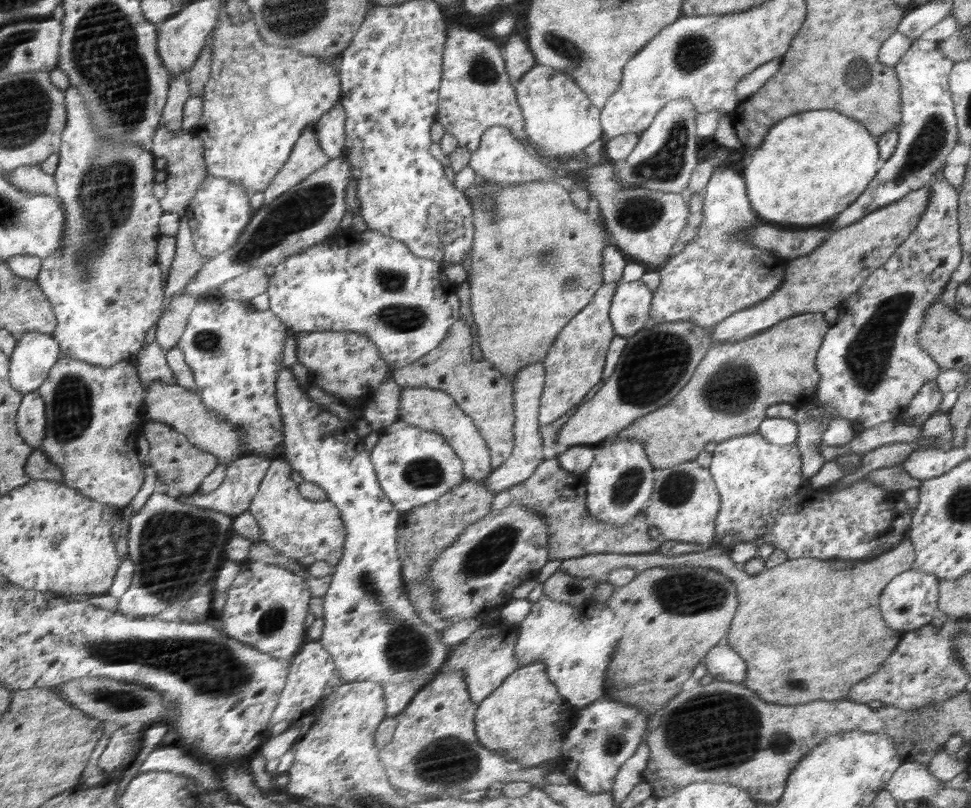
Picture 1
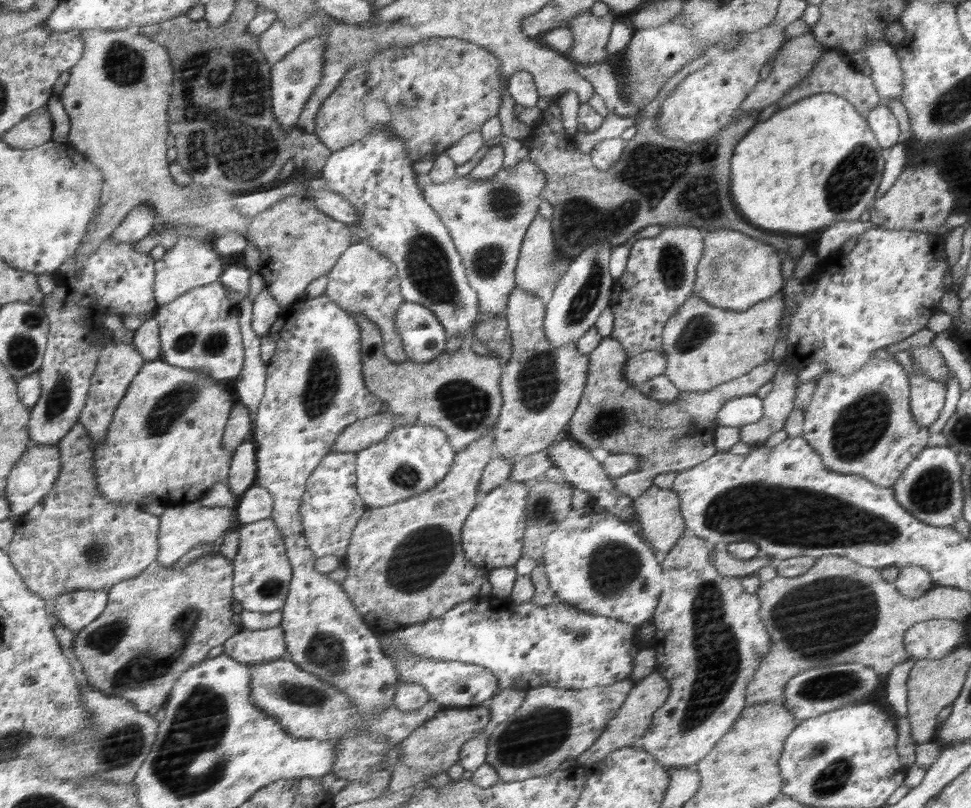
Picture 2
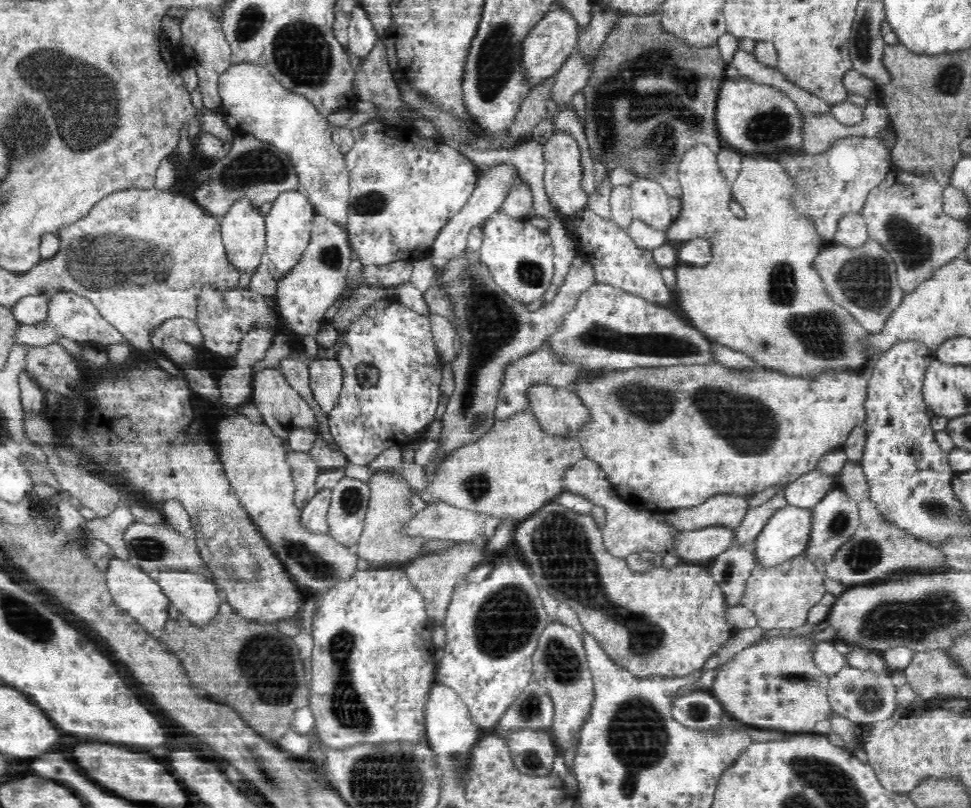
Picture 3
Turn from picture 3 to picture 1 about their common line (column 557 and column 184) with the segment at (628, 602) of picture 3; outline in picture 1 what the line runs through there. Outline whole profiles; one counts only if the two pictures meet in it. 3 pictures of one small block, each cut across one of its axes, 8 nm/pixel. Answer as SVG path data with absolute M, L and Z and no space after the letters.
M164 489L156 492L146 508L133 517L129 554L135 562L135 573L132 585L120 598L119 612L133 617L155 616L172 604L181 600L188 601L198 592L208 589L208 584L212 582L222 564L228 540L235 534L234 521L235 517L226 512L183 503L176 495L170 495Z

